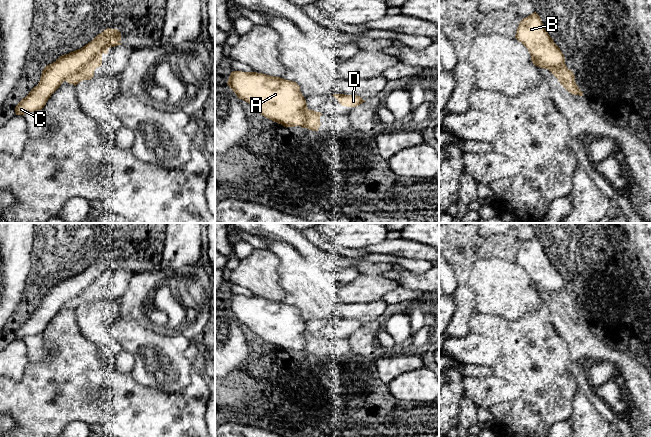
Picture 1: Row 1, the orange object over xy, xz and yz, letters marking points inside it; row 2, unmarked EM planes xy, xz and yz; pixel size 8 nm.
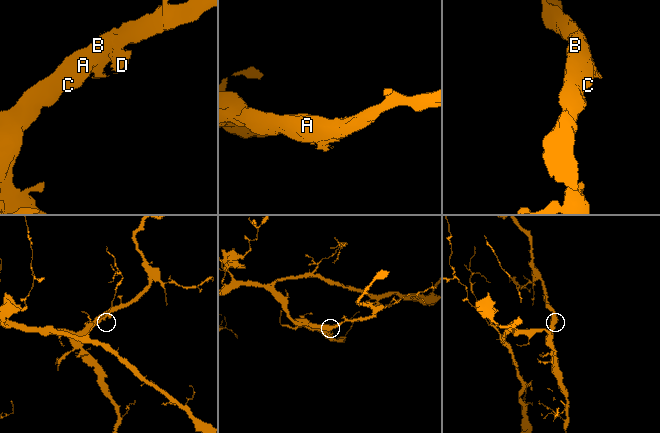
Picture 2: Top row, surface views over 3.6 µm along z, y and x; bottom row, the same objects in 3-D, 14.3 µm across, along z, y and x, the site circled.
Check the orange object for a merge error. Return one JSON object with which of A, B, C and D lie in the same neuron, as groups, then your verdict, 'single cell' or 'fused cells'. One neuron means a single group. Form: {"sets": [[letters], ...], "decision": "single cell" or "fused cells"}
{"sets": [["A", "B", "C"], ["D"]], "decision": "fused cells"}

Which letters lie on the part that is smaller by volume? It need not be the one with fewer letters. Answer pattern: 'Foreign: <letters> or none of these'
Foreign: D

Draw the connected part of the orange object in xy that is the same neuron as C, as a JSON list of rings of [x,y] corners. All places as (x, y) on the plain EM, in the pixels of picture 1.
[[[107,252],[81,273],[60,280],[55,286],[46,289],[40,305],[29,318],[15,331],[16,339],[42,334],[51,319],[66,305],[94,282],[105,270],[121,265],[117,253]]]

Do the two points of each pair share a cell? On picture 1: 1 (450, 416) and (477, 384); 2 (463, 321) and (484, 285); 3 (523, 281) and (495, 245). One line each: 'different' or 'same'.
1: different
2: different
3: different

